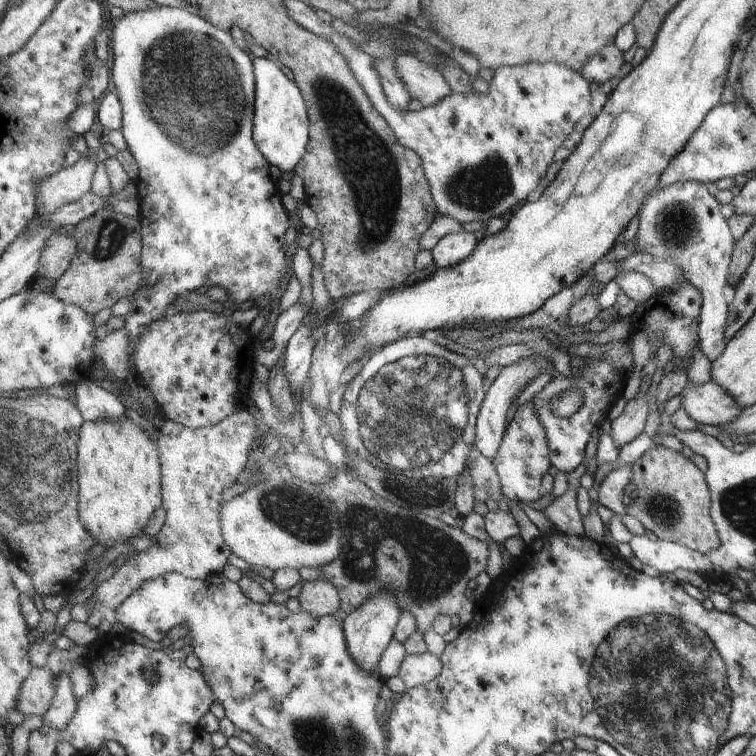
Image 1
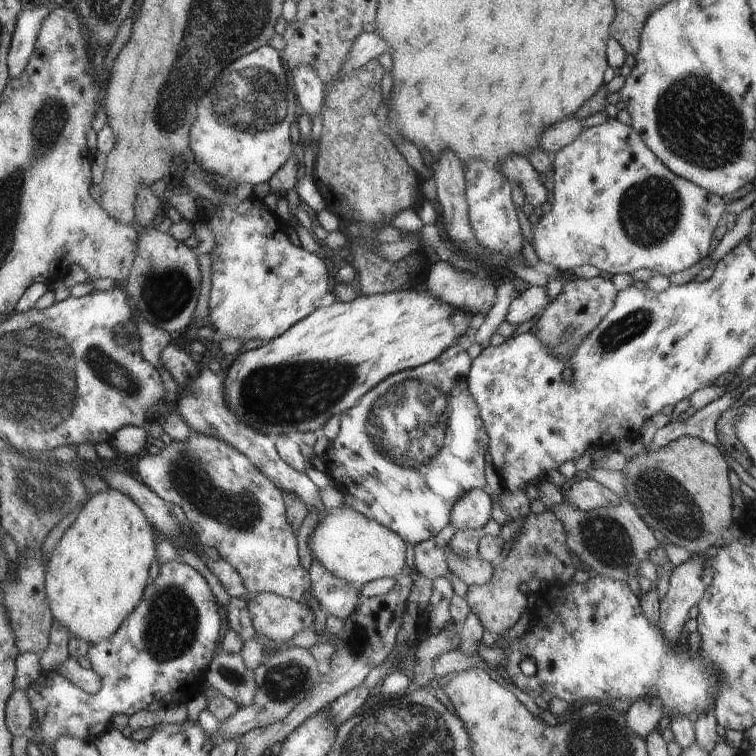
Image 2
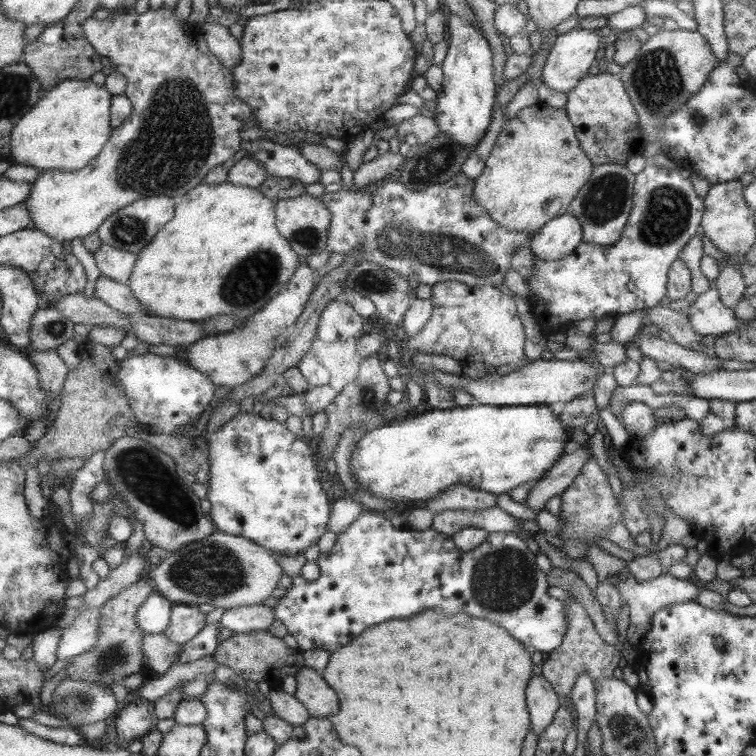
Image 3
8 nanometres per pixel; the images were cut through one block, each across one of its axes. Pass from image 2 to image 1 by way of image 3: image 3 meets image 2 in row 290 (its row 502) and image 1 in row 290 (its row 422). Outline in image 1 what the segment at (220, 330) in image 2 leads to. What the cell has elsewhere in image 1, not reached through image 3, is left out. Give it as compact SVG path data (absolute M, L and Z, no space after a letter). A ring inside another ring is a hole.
M159 6L155 10L145 10L145 12L129 12L121 20L115 22L113 28L113 54L115 54L115 68L113 68L113 80L115 88L121 96L123 108L125 108L125 118L121 126L121 134L127 142L127 150L139 164L139 178L137 178L137 202L139 202L139 220L143 224L143 270L147 274L147 284L137 292L133 298L133 308L127 312L127 324L125 328L131 334L131 362L133 370L127 378L127 384L131 390L137 390L141 384L137 376L137 366L135 366L135 352L137 344L141 342L141 336L145 336L145 328L149 328L153 322L161 320L167 314L167 308L173 306L177 296L189 294L189 292L201 292L211 286L221 286L227 290L229 300L241 304L247 300L257 300L261 296L269 296L273 306L279 302L283 296L283 278L289 274L289 260L287 260L287 240L285 234L291 228L289 212L283 206L279 186L275 186L275 178L271 174L273 164L267 160L267 156L259 150L255 142L255 112L257 112L257 68L253 64L253 56L245 50L245 46L239 46L233 36L205 20L203 16L191 14L189 10L179 10L179 8L169 8L169 6Z

